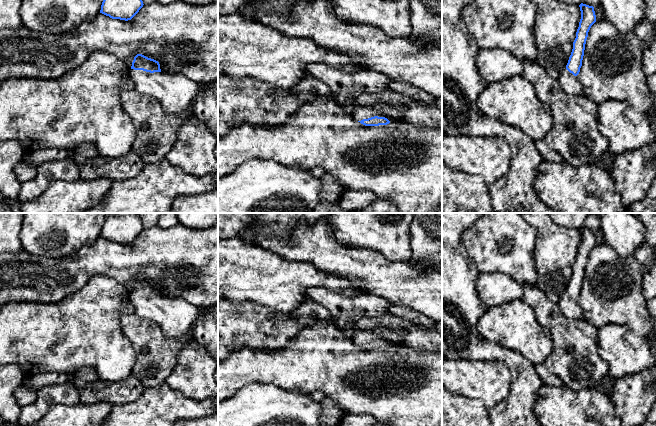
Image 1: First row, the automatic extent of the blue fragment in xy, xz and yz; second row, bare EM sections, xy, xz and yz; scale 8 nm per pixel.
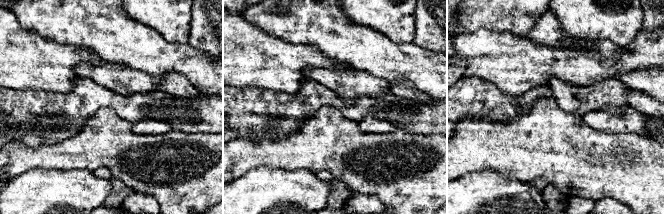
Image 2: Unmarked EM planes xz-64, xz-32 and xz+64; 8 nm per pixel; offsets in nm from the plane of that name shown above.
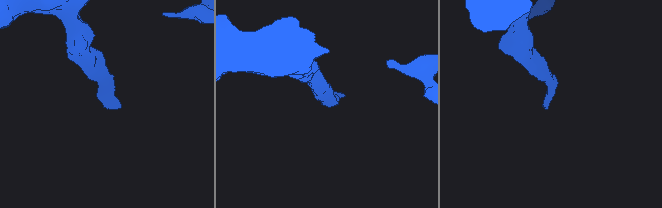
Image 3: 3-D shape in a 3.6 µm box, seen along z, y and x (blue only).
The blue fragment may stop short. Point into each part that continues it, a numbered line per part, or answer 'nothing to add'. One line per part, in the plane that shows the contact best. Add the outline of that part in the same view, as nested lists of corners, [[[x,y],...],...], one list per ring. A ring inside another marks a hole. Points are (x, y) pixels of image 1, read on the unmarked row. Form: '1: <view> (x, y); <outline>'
1: xz (360, 337); [[[359,331],[359,332],[356,332],[352,339],[353,339],[353,341],[354,341],[354,343],[355,343],[356,345],[361,345],[361,344],[363,344],[363,343],[368,343],[368,342],[371,342],[371,341],[374,341],[374,340],[378,340],[378,341],[385,341],[385,342],[387,342],[387,343],[390,345],[390,347],[396,346],[394,343],[388,342],[388,341],[386,341],[385,339],[383,339],[383,338],[381,338],[381,337],[379,337],[379,336],[377,336],[377,335],[375,335],[375,334],[373,334],[373,333],[371,333],[371,332],[367,332],[367,331]]]

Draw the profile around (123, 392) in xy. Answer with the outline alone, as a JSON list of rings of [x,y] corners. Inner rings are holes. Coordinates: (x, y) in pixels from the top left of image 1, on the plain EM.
[[[131,373],[125,380],[119,382],[98,379],[79,393],[80,400],[84,404],[105,401],[116,406],[138,399],[144,390],[145,387],[141,381]]]

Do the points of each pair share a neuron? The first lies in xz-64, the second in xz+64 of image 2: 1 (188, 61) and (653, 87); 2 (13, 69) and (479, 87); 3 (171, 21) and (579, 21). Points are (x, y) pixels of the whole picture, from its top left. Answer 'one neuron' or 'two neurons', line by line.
1: one neuron
2: two neurons
3: one neuron

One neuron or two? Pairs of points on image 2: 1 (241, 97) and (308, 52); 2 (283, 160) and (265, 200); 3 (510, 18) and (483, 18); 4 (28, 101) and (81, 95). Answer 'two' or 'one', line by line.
1: two
2: two
3: one
4: one

